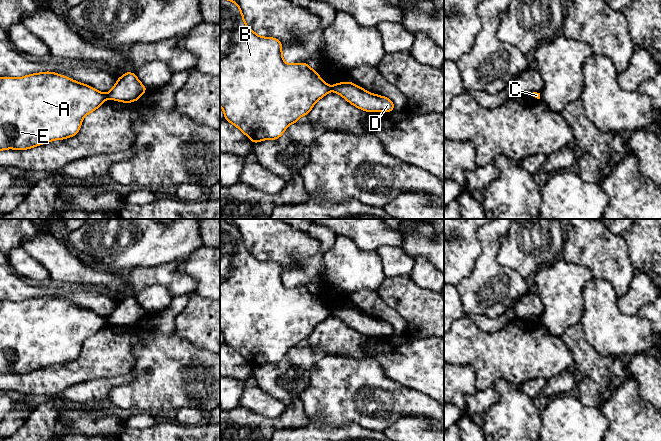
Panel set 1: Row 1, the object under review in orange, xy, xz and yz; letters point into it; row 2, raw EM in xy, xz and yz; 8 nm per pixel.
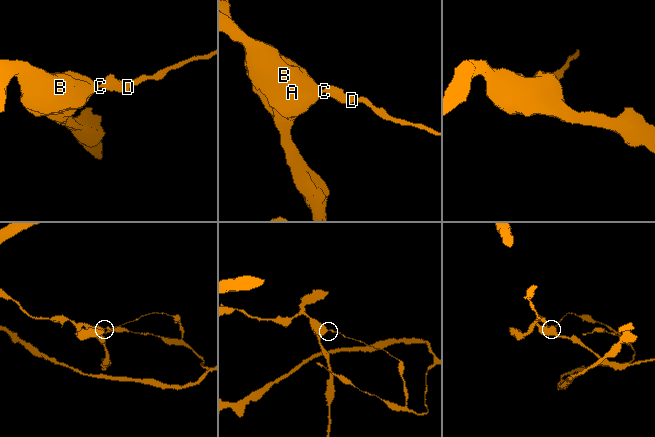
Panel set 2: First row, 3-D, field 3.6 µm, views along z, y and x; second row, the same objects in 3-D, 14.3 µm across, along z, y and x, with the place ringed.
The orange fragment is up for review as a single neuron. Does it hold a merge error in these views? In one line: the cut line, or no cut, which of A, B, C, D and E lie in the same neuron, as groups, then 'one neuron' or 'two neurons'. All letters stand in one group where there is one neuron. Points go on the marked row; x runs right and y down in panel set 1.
xy (105, 94), (107, 98) | A B E / C D | two neurons

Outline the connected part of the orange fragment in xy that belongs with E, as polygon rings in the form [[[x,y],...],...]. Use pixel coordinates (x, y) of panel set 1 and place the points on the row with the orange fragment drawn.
[[[50,71],[20,78],[0,77],[0,151],[26,150],[75,136],[84,117],[106,99],[105,93]]]

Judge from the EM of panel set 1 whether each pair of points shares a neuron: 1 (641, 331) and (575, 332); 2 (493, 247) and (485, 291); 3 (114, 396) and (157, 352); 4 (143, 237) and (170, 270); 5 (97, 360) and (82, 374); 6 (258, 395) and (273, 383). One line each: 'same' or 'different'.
1: different
2: same
3: same
4: different
5: same
6: different

